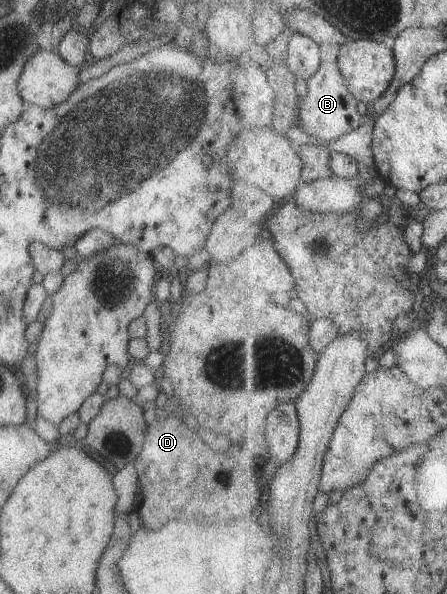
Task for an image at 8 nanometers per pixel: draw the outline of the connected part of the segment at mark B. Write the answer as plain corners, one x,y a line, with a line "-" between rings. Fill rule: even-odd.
322,63
320,69
307,81
308,92
307,95
299,102
299,127
311,135
312,142
331,143
331,141
337,141
341,137
351,133
361,125
364,109
360,106
360,103
351,95
349,85
347,85
347,79
342,73
342,69
339,69
337,63

